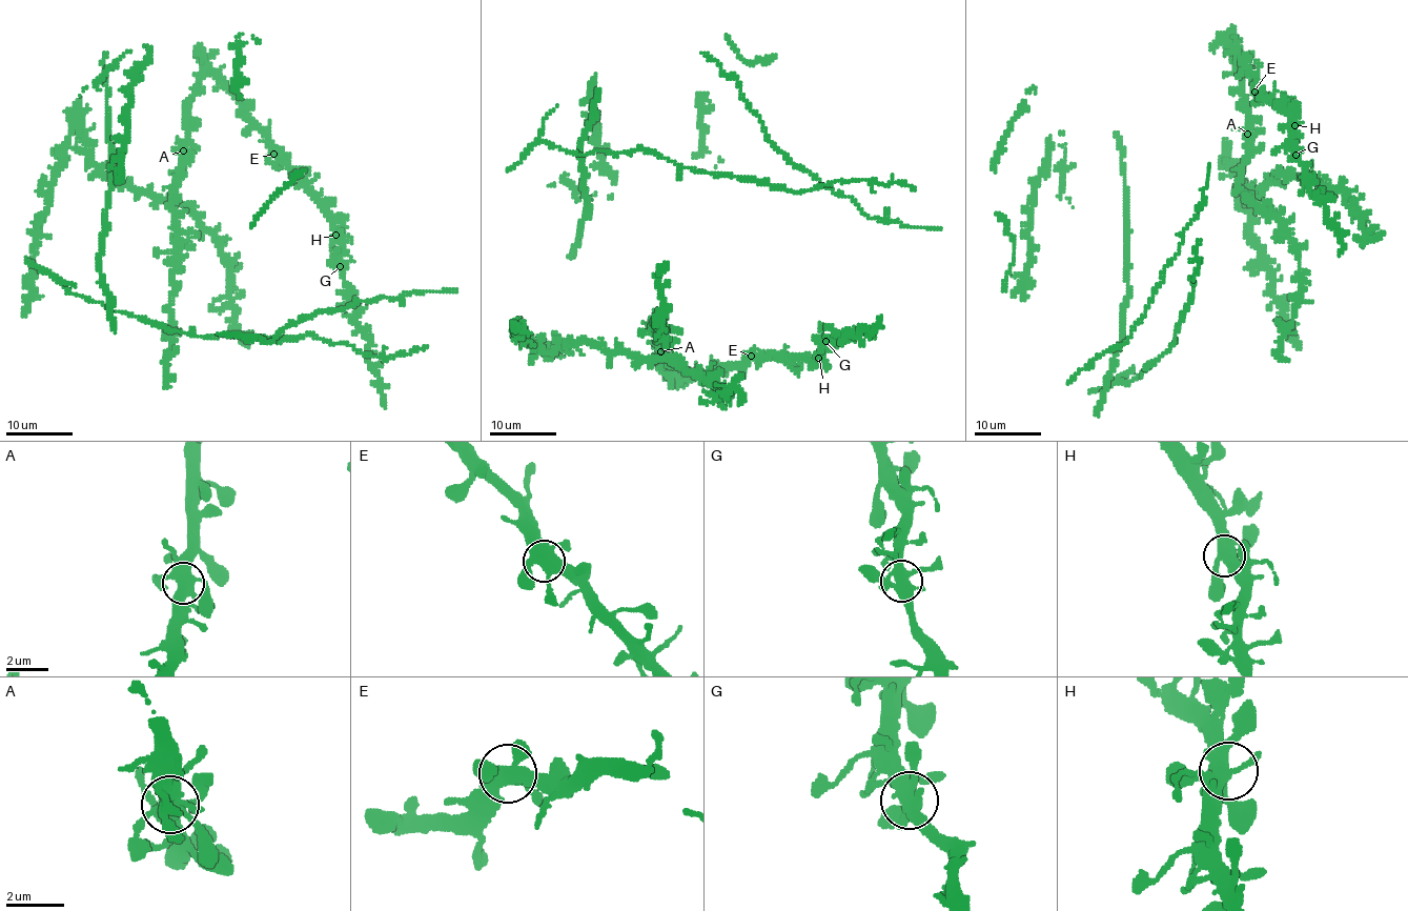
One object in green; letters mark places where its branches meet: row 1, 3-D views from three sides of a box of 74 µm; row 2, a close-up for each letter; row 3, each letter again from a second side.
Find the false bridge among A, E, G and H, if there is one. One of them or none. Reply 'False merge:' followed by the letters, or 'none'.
False merge: none

